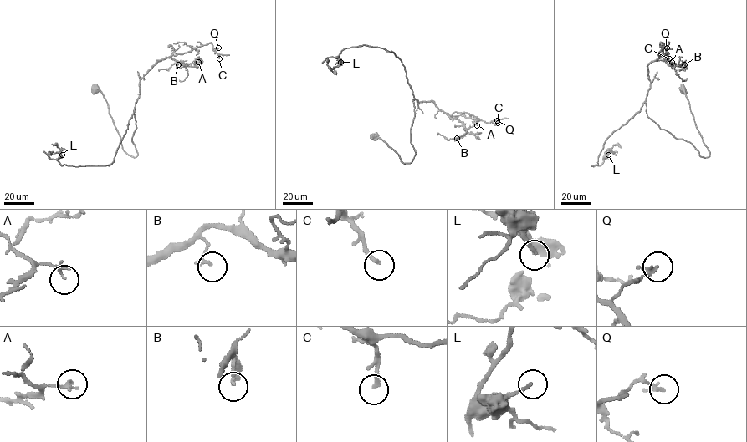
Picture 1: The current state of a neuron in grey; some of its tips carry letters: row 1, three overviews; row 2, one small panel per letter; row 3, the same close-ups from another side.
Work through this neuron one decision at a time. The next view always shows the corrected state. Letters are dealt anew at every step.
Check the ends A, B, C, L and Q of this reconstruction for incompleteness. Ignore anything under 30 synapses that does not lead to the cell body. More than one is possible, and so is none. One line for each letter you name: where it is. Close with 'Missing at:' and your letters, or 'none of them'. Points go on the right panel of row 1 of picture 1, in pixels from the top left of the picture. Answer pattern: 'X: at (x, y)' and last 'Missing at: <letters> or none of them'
Missing at: none of them

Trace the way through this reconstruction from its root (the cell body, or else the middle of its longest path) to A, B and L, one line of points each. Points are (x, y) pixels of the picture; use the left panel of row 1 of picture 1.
A: (95, 88), (107, 103), (123, 149), (135, 157), (131, 138), (140, 80), (167, 58), (186, 67), (198, 62)
B: (95, 88), (107, 103), (123, 149), (135, 157), (140, 80), (161, 59), (188, 66), (178, 64)
L: (95, 88), (123, 149), (137, 154), (135, 102), (111, 164), (61, 165), (62, 154)

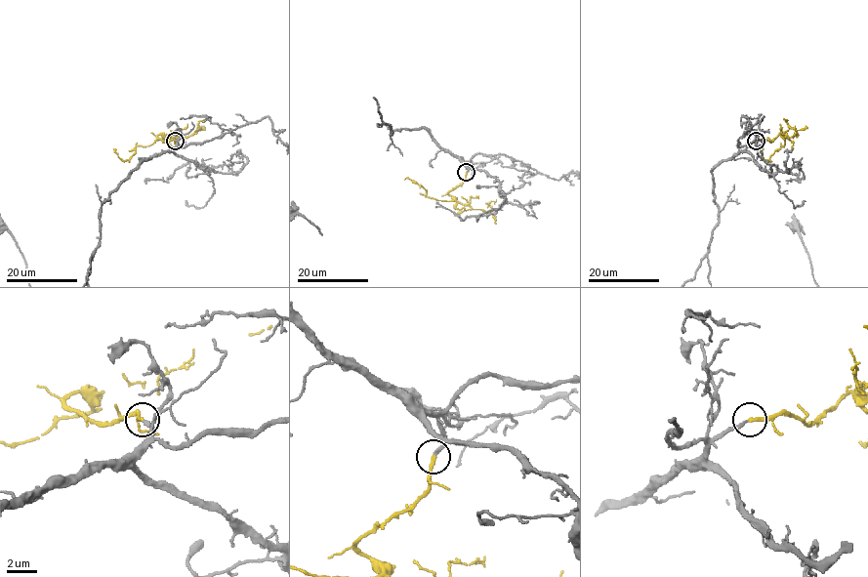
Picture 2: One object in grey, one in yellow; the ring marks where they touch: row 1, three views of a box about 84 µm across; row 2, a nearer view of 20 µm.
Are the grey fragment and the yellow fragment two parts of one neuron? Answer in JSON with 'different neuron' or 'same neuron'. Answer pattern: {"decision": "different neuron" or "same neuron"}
{"decision": "same neuron"}

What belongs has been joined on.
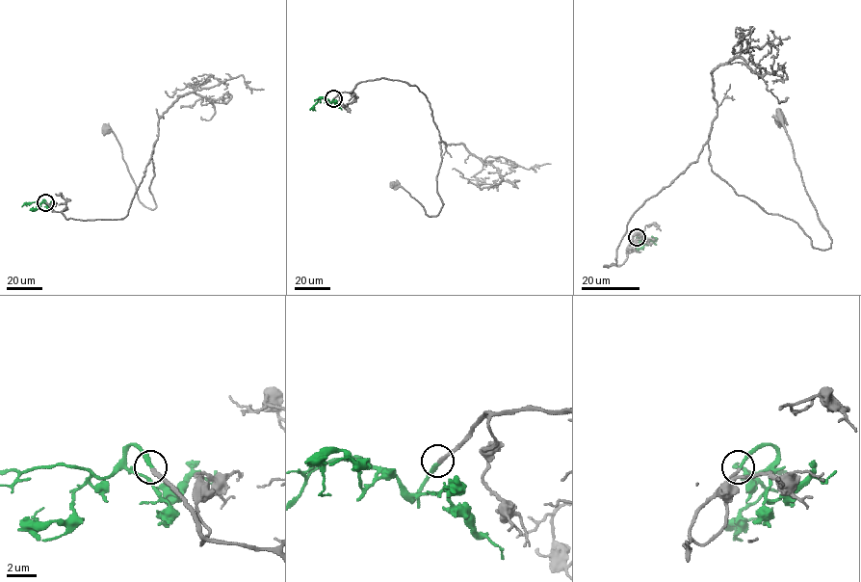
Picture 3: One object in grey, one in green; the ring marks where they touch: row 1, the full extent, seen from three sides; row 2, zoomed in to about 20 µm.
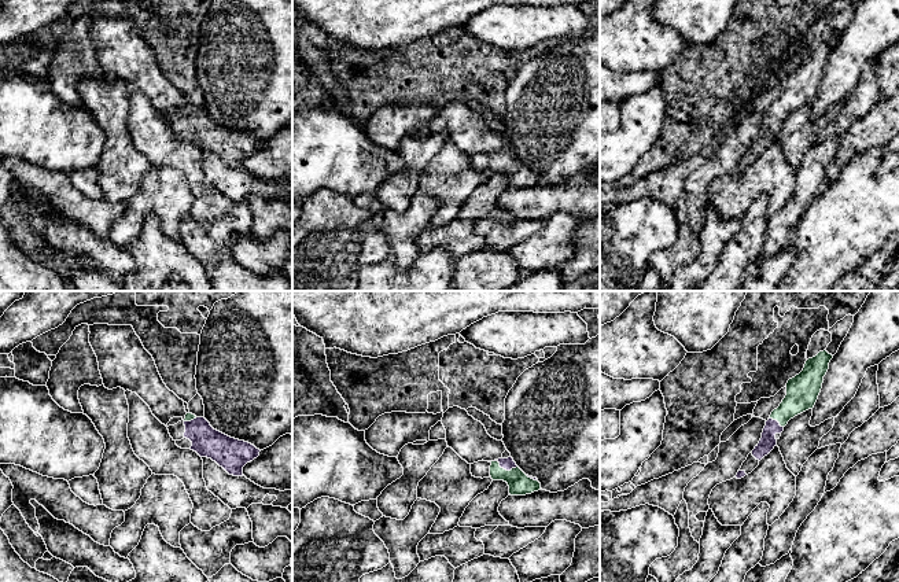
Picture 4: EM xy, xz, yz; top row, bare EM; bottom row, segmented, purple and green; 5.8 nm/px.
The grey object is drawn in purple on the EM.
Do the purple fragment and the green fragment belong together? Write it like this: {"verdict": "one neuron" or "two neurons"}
{"verdict": "one neuron"}

